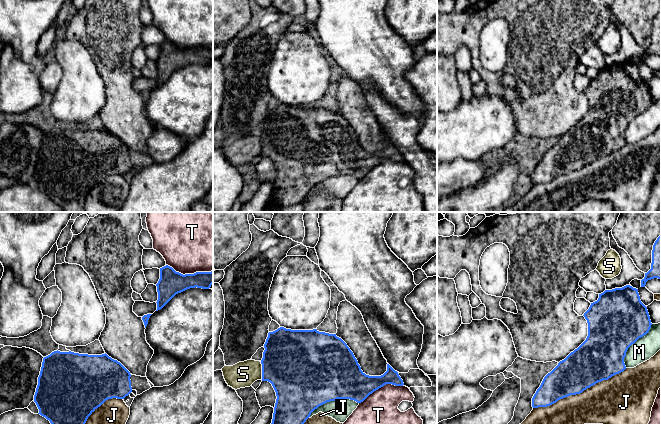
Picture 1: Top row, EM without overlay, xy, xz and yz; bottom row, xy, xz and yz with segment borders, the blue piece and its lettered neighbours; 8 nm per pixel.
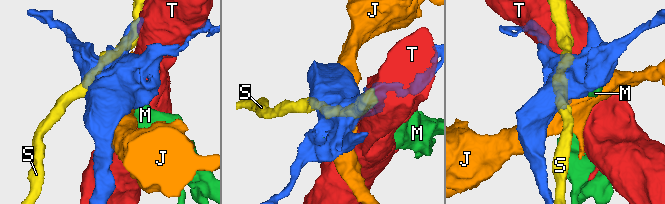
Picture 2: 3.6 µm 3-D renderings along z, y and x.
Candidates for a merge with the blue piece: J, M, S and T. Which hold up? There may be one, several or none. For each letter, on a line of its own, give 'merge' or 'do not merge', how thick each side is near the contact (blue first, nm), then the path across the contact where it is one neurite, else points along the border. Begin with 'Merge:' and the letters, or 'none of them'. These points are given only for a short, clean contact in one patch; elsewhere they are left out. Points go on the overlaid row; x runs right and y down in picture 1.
Merge: none of them
J: do not merge | 320/360 nm
M: do not merge | 500/170 nm
S: do not merge | 480/200 nm
T: do not merge | 190/480 nm

